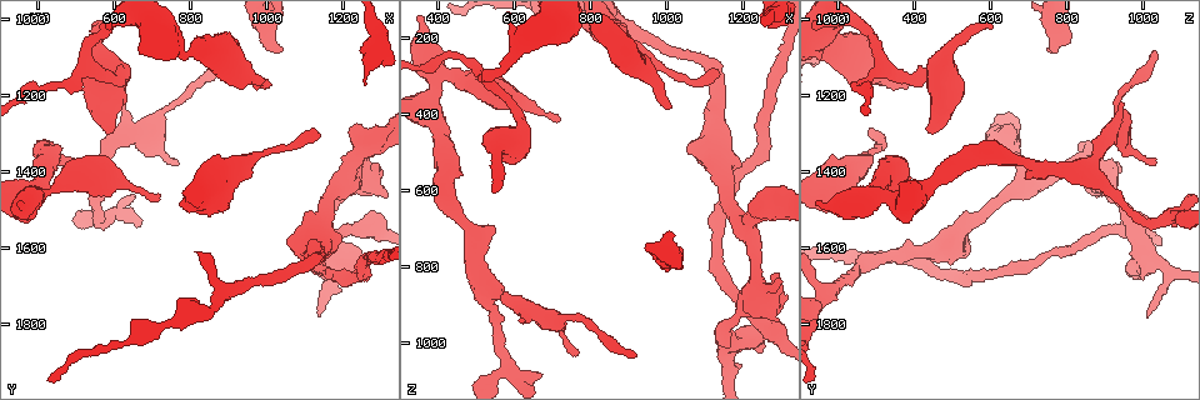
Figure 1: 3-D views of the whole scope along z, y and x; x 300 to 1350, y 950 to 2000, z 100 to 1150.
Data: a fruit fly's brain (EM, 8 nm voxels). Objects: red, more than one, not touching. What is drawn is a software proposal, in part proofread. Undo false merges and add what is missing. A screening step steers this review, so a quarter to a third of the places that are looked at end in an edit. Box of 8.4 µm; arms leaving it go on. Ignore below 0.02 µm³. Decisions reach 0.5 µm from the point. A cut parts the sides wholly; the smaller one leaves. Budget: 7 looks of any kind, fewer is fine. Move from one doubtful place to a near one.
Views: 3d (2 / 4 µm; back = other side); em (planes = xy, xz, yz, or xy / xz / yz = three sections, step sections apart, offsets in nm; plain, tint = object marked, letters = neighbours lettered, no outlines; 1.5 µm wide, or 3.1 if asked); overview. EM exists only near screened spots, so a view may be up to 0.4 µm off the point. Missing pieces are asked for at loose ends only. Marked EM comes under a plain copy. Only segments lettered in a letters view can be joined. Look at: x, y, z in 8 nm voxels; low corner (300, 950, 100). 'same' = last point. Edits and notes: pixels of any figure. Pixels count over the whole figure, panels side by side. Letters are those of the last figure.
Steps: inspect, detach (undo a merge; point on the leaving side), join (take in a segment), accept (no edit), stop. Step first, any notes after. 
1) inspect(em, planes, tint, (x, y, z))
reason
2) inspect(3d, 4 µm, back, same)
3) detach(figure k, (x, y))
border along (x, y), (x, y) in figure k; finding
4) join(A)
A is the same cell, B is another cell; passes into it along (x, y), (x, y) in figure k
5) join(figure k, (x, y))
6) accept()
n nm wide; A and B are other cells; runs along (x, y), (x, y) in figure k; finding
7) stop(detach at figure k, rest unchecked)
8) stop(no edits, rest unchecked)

inspect(em, xz, step 4, tint, (715, 1460, 420))
free end

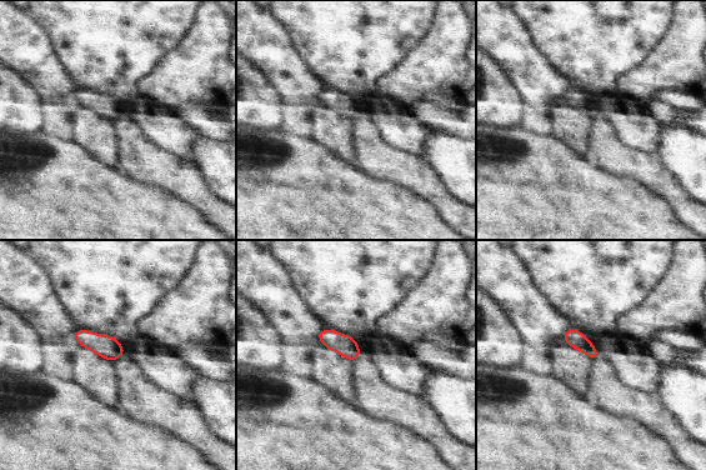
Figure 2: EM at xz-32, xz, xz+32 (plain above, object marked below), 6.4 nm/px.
inspect(em, planes, letters, same)

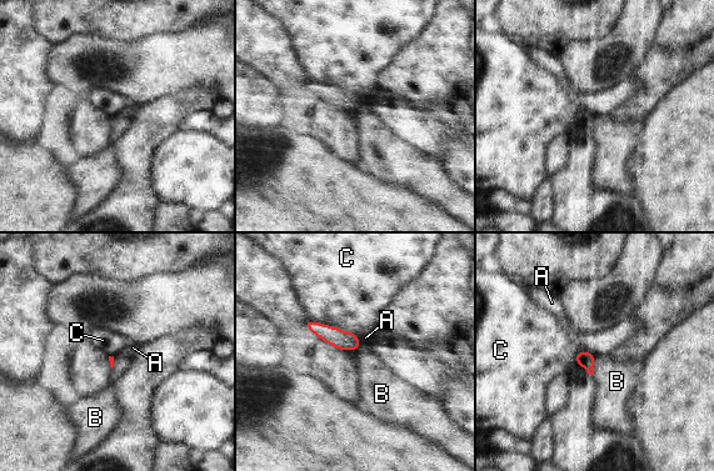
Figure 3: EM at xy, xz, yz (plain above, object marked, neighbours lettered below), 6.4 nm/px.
accept()
A, B and C are other cells; border along (308, 317), (356, 335) in figure 3; no lettered segment goes on from it

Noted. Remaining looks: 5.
inspect(em, yz, step 4, tint, (1120, 1290, 280))
tapers out

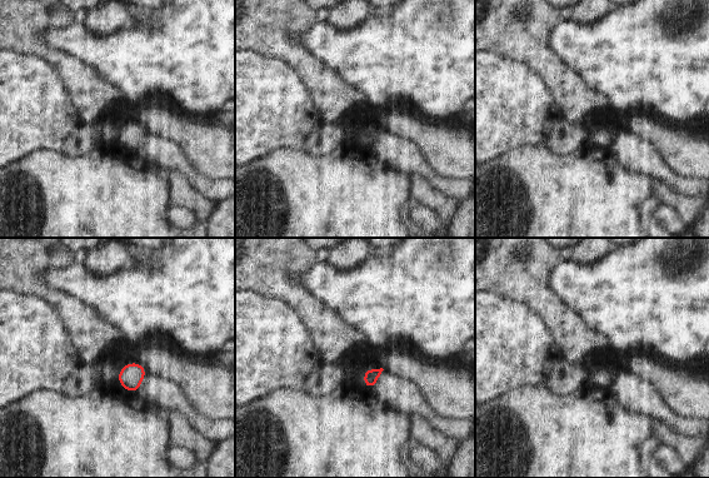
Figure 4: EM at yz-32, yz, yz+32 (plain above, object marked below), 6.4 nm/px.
inspect(em, planes, letters, same)

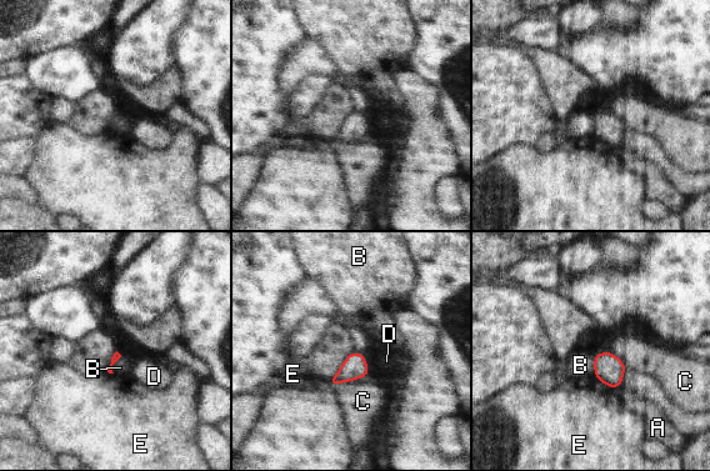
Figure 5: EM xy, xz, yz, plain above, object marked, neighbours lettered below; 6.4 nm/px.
accept()
A, B, C, D and E are other cells; none of them fits

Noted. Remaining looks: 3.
inspect(em, xz, step 4, letters, (765, 1375, 1025))
branch stops here

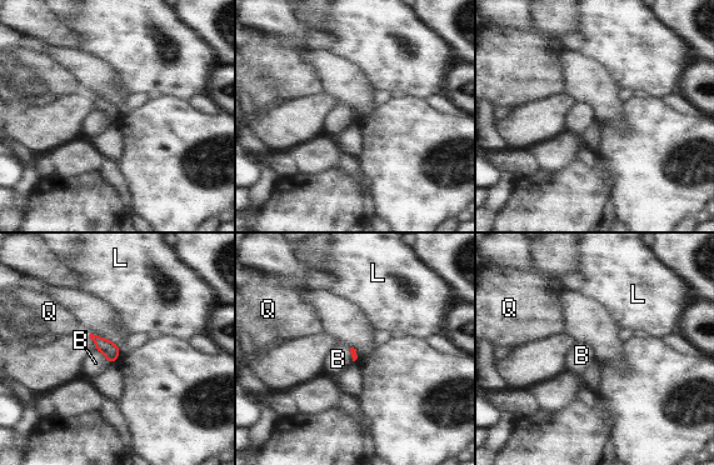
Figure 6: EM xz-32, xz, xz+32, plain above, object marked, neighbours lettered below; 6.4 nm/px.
inspect(em, planes, letters, same)
cut it another way

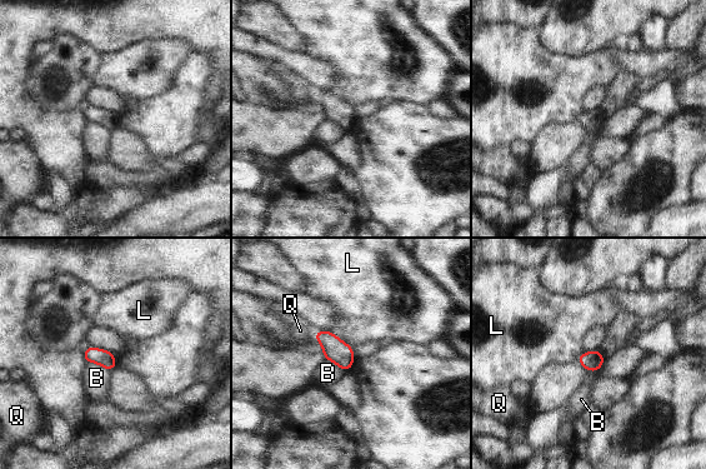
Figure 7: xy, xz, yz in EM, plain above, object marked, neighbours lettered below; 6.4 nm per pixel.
accept()
B, L and Q are other cells; border along (331, 332), (351, 347) in figure 7; no lettered segment goes on from it

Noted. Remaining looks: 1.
stop(no edits, rest unchecked)

